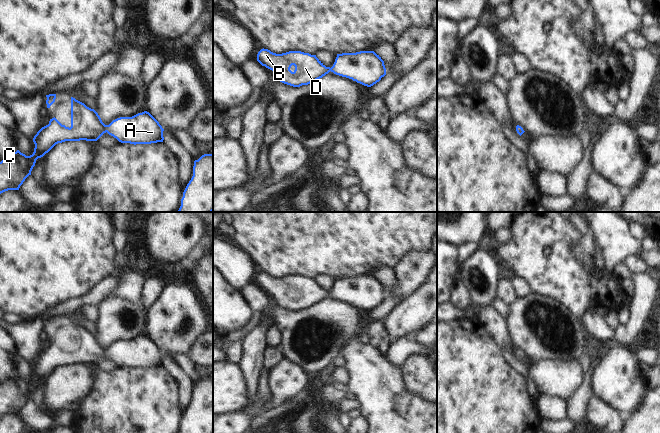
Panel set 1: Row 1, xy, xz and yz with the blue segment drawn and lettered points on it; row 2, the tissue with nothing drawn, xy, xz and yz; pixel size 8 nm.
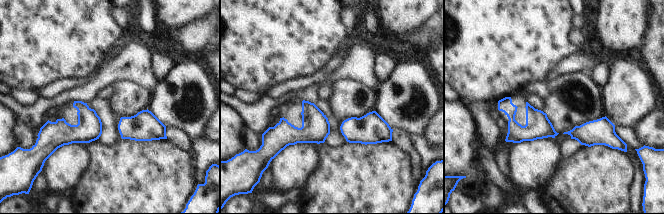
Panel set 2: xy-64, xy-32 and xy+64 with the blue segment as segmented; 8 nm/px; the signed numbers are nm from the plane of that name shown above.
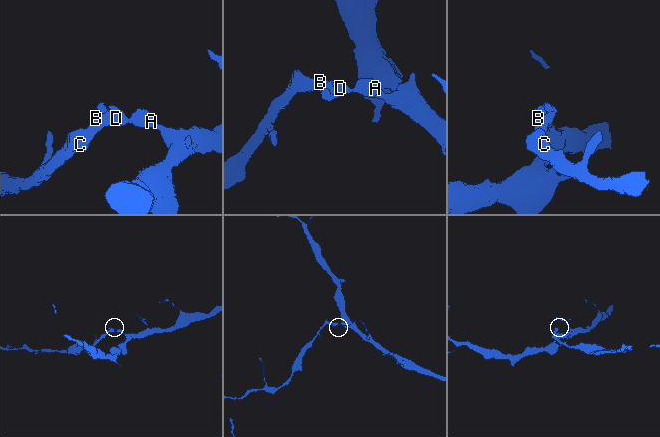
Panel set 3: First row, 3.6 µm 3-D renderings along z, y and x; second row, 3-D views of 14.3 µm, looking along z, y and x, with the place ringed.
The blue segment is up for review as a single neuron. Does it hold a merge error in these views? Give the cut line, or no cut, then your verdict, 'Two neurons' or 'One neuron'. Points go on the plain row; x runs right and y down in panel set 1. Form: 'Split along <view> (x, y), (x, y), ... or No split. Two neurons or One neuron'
No split. One neuron.

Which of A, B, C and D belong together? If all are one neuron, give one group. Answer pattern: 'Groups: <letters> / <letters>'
Groups: A B C D.

